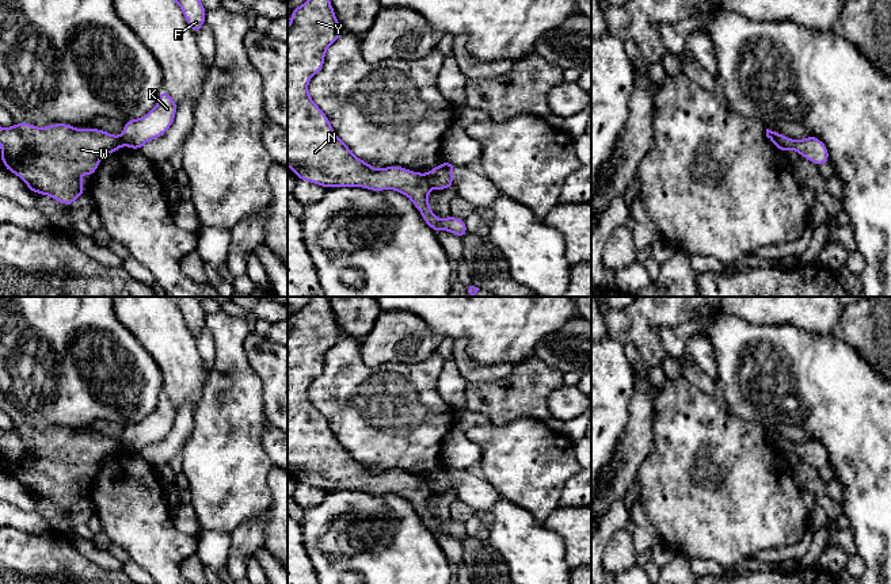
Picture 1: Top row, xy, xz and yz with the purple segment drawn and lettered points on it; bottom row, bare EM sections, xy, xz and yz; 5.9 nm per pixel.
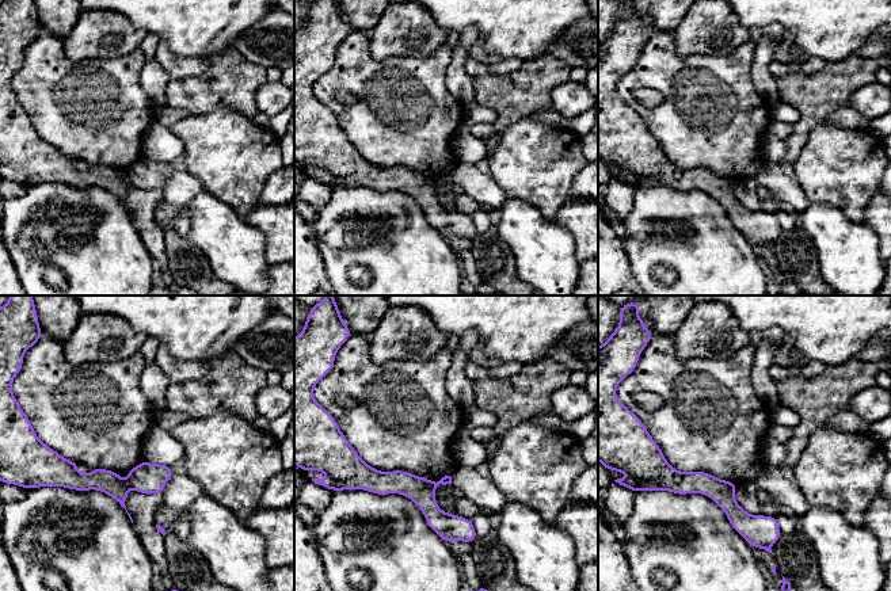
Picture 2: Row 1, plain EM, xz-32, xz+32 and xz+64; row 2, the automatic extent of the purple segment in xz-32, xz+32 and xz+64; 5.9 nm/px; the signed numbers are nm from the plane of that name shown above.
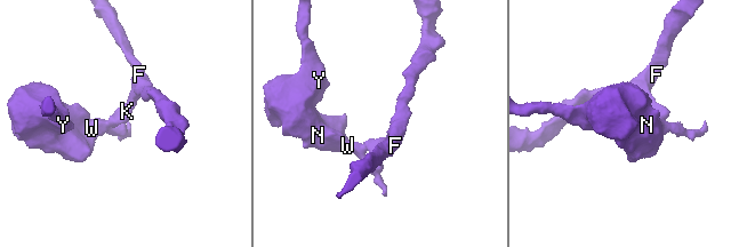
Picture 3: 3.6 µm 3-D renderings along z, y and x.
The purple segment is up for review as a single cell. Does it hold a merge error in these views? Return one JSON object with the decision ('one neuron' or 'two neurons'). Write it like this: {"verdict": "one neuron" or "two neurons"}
{"verdict": "two neurons"}

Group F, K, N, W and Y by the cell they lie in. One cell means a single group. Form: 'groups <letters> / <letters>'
groups F K / N W Y

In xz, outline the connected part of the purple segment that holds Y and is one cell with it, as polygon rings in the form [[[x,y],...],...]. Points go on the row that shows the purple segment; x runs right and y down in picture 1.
[[[306,0],[292,12],[288,26],[288,167],[298,179],[325,188],[397,191],[411,199],[435,233],[446,230],[462,238],[468,233],[464,220],[434,215],[424,173],[399,165],[376,169],[358,159],[312,100],[308,84],[323,69],[327,49],[343,33],[330,0]]]

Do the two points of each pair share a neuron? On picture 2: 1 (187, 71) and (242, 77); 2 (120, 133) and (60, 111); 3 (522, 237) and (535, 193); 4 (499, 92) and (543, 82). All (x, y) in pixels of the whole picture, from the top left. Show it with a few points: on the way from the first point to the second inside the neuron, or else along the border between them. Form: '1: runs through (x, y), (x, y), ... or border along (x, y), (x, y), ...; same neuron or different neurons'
1: border along (209, 61), (205, 69), (193, 76), (171, 79); different neurons
2: runs through (105, 121), (95, 111), (75, 111); same neuron
3: border along (506, 197), (528, 202), (552, 221); different neurons
4: runs through (510, 92), (522, 92), (532, 84); same neuron

